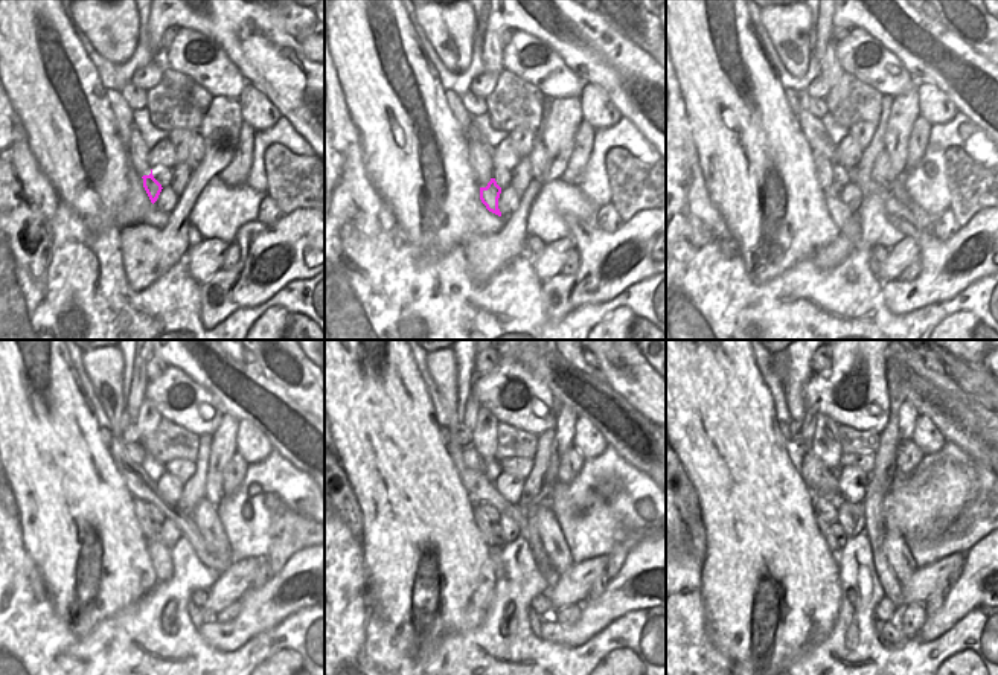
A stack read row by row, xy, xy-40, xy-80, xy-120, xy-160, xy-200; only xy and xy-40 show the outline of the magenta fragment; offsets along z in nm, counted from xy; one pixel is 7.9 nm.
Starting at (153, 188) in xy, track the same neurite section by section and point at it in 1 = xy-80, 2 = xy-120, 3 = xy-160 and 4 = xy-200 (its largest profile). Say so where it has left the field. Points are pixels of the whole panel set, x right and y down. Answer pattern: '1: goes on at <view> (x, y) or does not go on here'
1: goes on at xy-80 (840, 214)
2: goes on at xy-120 (159, 553)
3: goes on at xy-160 (495, 552)
4: goes on at xy-200 (840, 537)

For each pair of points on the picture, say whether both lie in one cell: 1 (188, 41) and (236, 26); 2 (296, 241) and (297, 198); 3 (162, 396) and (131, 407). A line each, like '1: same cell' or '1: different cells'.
1: different cells
2: different cells
3: different cells

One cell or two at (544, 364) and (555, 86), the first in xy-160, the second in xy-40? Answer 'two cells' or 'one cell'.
two cells

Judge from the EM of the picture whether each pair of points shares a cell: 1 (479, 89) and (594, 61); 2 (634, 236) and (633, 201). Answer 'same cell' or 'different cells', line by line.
1: different cells
2: different cells

